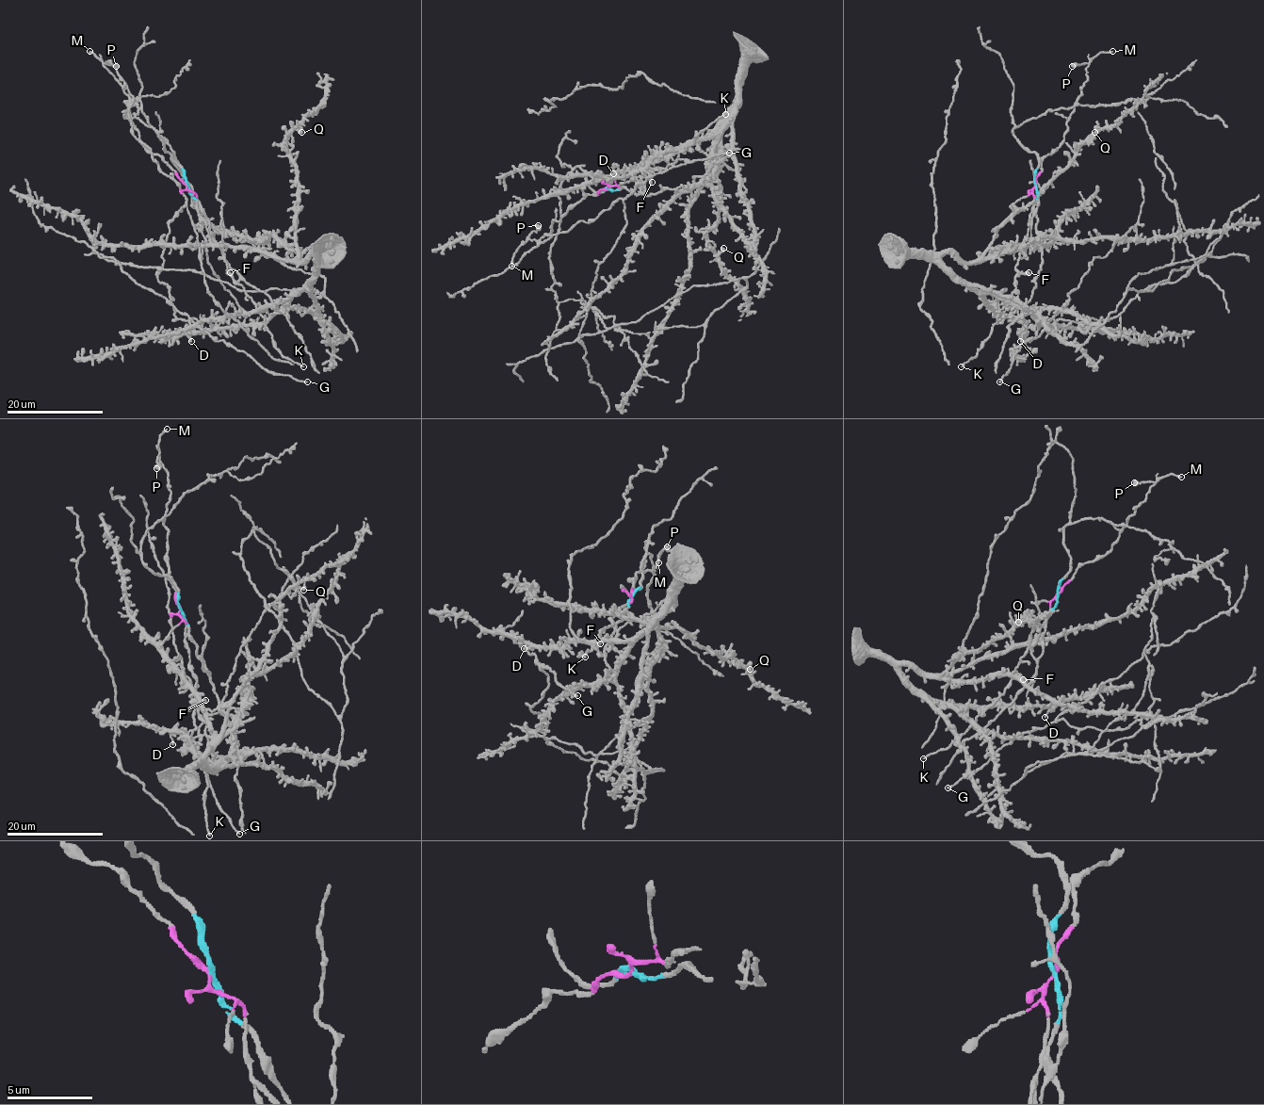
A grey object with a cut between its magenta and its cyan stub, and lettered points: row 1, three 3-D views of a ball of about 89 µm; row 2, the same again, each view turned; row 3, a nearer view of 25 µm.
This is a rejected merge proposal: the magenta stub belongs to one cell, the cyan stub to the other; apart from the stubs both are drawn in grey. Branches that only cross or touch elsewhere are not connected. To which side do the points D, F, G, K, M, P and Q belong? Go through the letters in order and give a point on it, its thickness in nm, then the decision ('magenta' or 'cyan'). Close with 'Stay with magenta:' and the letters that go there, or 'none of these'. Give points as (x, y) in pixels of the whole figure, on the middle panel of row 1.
D: at (613, 173); 190 nm thick; cyan
F: at (652, 182); 440 nm thick; magenta
G: at (729, 153); 190 nm thick; cyan
K: at (725, 114); 160 nm thick; magenta
M: at (511, 266); 200 nm thick; magenta
P: at (538, 225); 650 nm thick; magenta
Q: at (723, 248); 420 nm thick; cyan
Stay with magenta: F, K, M, P

